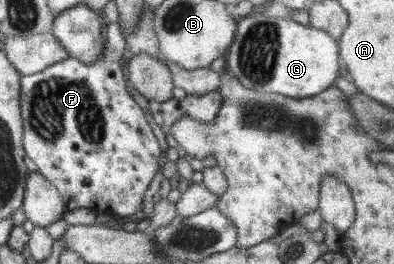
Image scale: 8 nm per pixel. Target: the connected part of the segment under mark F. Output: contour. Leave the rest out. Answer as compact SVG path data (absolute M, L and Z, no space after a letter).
M107 22L107 28L110 33L105 40L105 50L94 65L80 63L69 55L64 61L50 65L40 73L20 78L22 145L25 155L36 164L37 171L59 191L66 210L87 207L123 217L142 209L144 193L158 171L163 142L149 116L126 90L127 81L122 74L120 58L126 52L127 45L121 26L118 22L110 22L110 25Z

